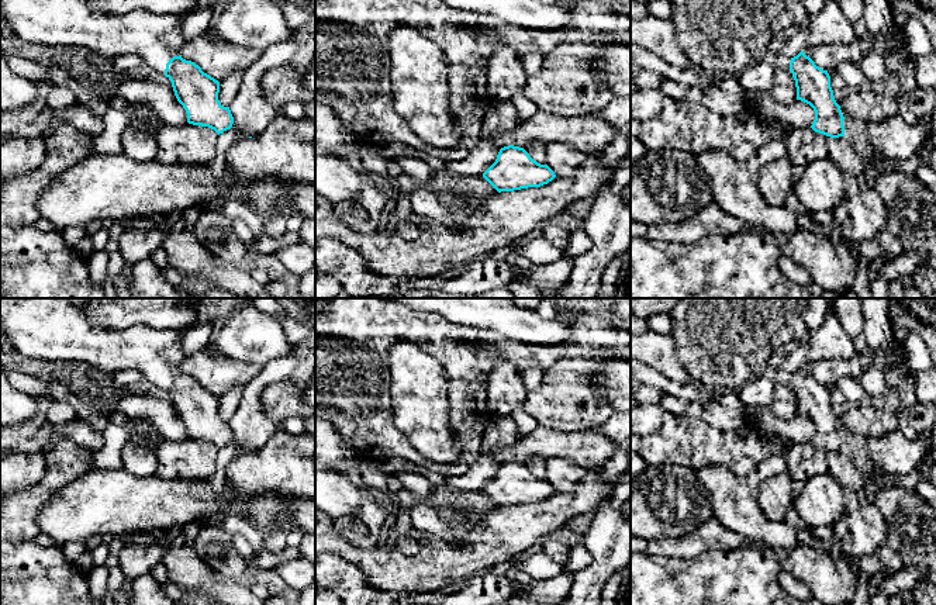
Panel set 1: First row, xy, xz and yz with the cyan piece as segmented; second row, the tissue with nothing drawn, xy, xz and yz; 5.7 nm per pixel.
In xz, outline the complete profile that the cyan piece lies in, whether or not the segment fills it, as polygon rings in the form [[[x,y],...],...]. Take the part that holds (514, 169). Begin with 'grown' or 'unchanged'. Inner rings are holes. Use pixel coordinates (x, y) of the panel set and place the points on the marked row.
unchanged; [[[508,145],[500,149],[495,162],[483,177],[501,193],[540,187],[556,174],[548,165],[533,160],[524,148]]]

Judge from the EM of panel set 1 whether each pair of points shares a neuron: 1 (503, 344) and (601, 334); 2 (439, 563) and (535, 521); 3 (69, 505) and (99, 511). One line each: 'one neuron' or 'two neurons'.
1: one neuron
2: one neuron
3: one neuron

